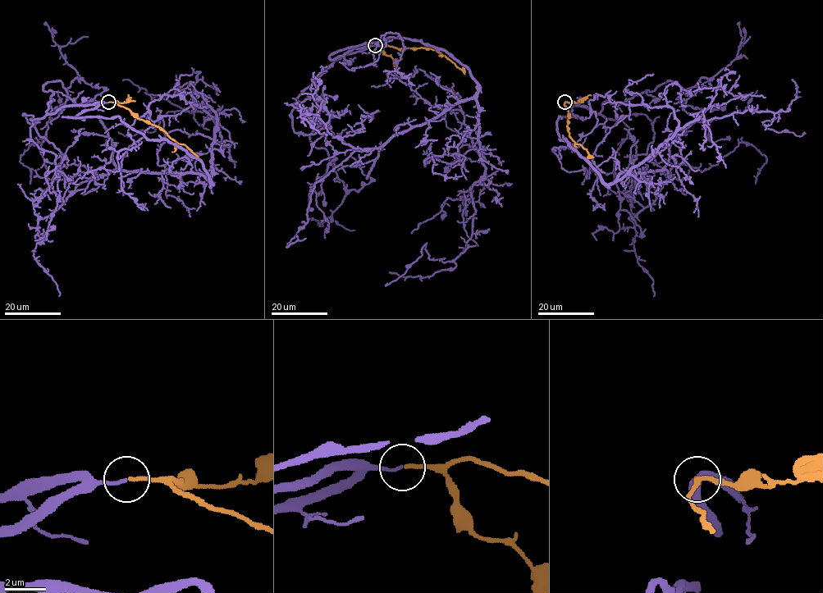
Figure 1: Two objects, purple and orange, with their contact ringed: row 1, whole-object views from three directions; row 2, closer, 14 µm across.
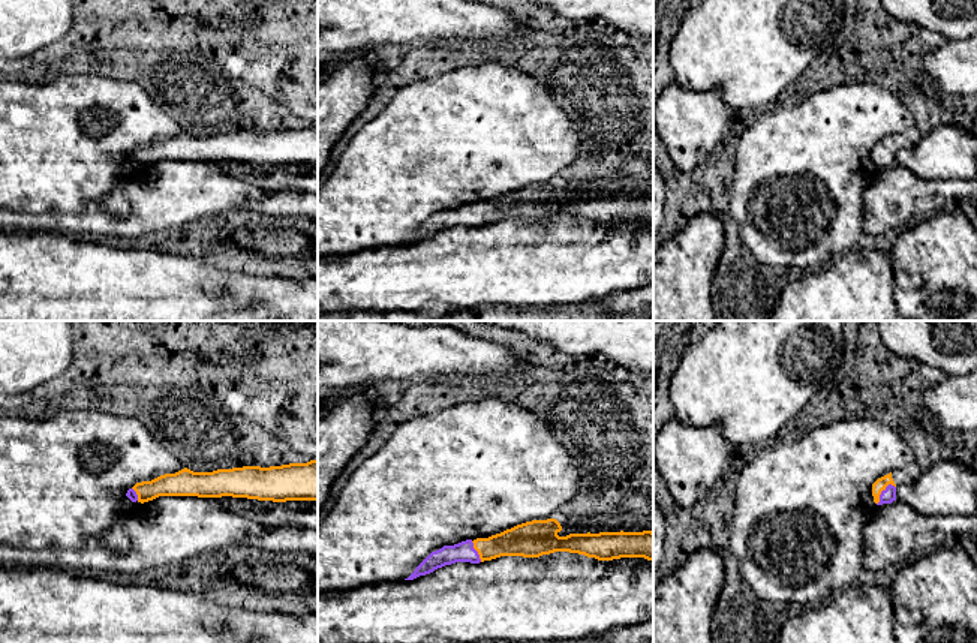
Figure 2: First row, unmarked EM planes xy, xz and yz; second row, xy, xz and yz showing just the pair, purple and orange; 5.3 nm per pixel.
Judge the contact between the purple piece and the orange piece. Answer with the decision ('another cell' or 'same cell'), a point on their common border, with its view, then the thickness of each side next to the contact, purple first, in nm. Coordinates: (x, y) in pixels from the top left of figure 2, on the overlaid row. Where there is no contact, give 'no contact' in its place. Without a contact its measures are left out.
same cell | yz (881, 492) | 80/70 nm

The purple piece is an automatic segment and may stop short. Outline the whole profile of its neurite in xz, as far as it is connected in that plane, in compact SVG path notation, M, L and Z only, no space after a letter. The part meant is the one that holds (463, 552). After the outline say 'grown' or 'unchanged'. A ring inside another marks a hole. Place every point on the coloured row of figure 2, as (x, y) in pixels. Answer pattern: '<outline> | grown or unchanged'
M556 519L532 520L506 529L500 534L488 538L466 540L454 546L444 546L442 549L432 552L405 580L414 580L420 576L433 573L438 568L451 565L456 562L480 564L491 561L500 556L523 556L523 558L539 558L554 552L569 552L595 558L598 561L613 561L620 558L644 558L653 561L653 532L599 532L599 534L569 534L559 537L562 531L560 523Z | grown

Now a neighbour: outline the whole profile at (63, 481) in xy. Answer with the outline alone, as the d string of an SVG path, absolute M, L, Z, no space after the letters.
M70 409L42 421L22 417L0 418L0 546L82 549L87 543L100 540L123 516L144 505L126 496L129 489L181 469L184 466L178 457L133 417Z

